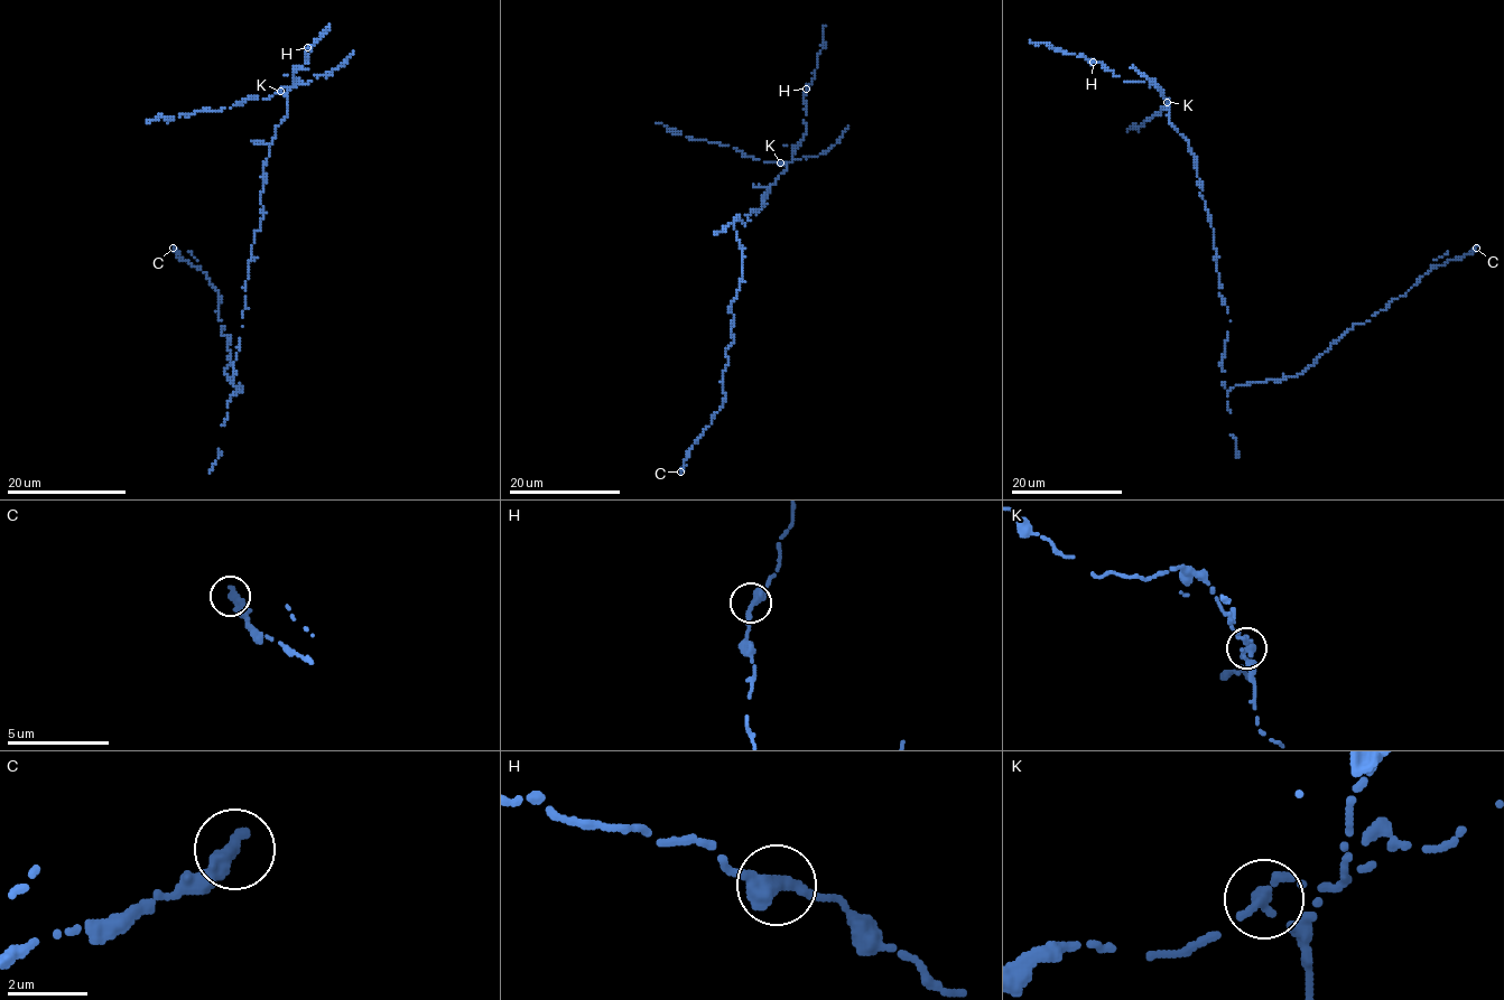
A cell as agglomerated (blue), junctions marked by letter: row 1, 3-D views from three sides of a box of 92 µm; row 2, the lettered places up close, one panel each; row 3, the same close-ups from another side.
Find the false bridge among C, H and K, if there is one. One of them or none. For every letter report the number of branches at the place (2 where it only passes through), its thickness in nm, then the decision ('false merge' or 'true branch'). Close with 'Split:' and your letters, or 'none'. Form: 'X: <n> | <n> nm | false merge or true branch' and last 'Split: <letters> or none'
C: 1 | 480 nm | true branch
H: 2 | 400 nm | true branch
K: 1 | 420 nm | false merge
Split: K

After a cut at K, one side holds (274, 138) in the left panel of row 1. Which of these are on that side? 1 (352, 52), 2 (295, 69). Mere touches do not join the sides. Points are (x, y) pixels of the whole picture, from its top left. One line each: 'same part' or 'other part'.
1: other part
2: same part

